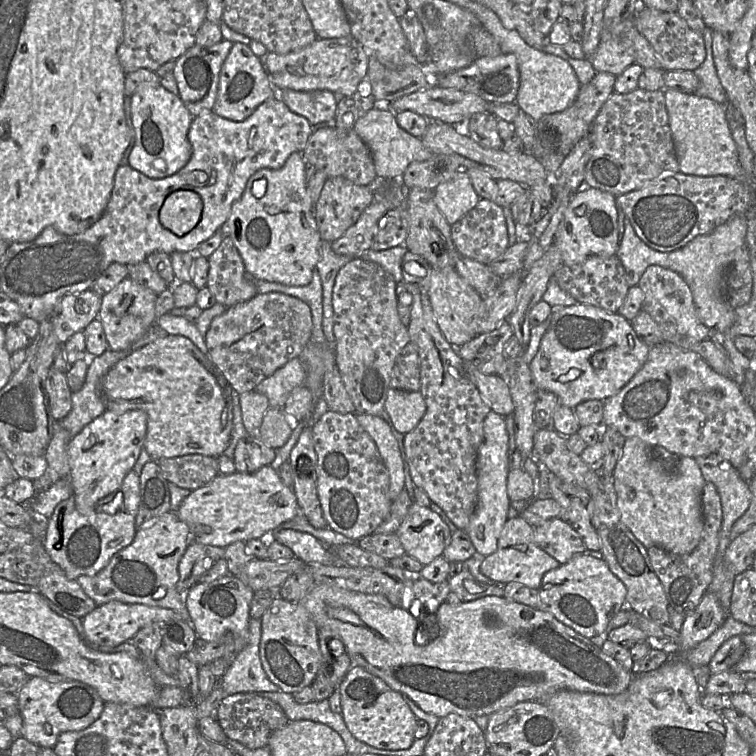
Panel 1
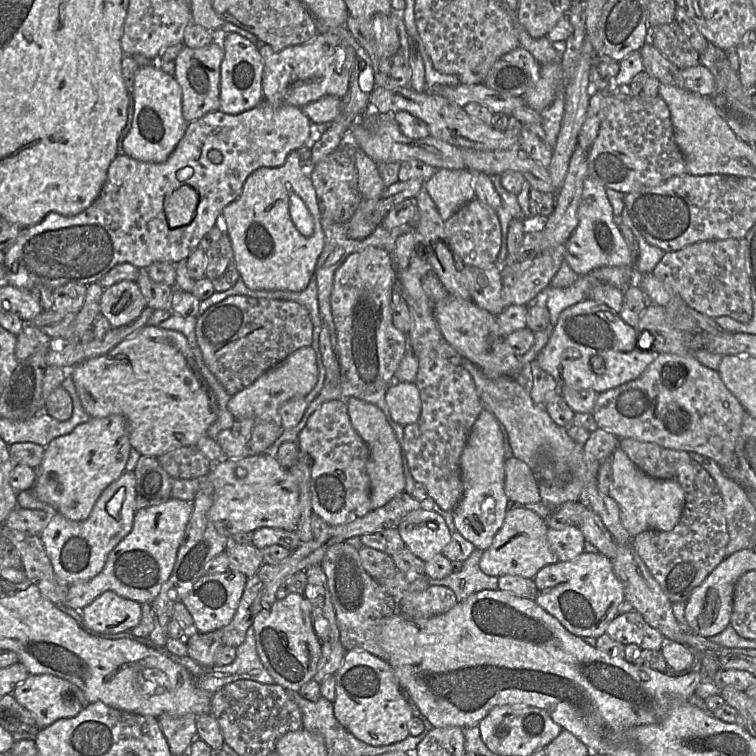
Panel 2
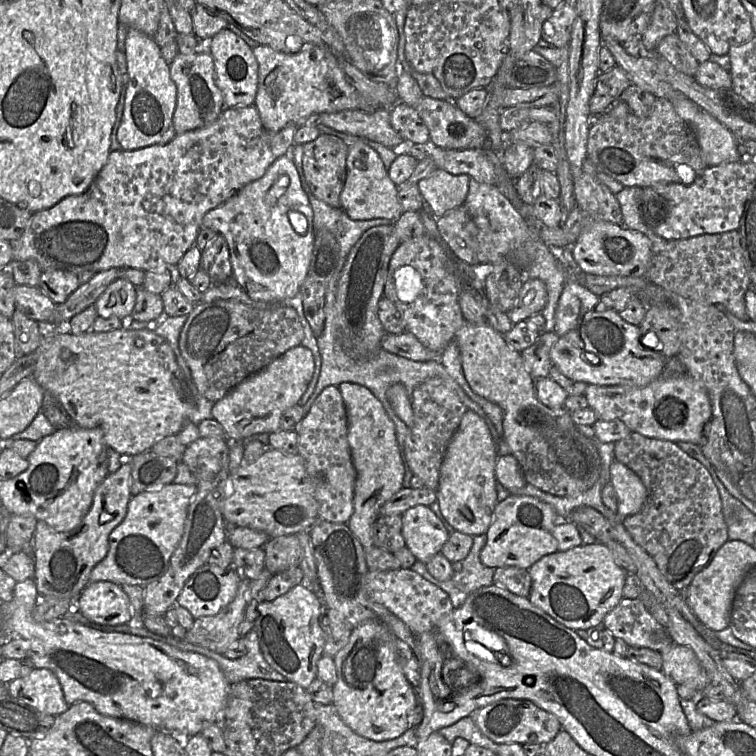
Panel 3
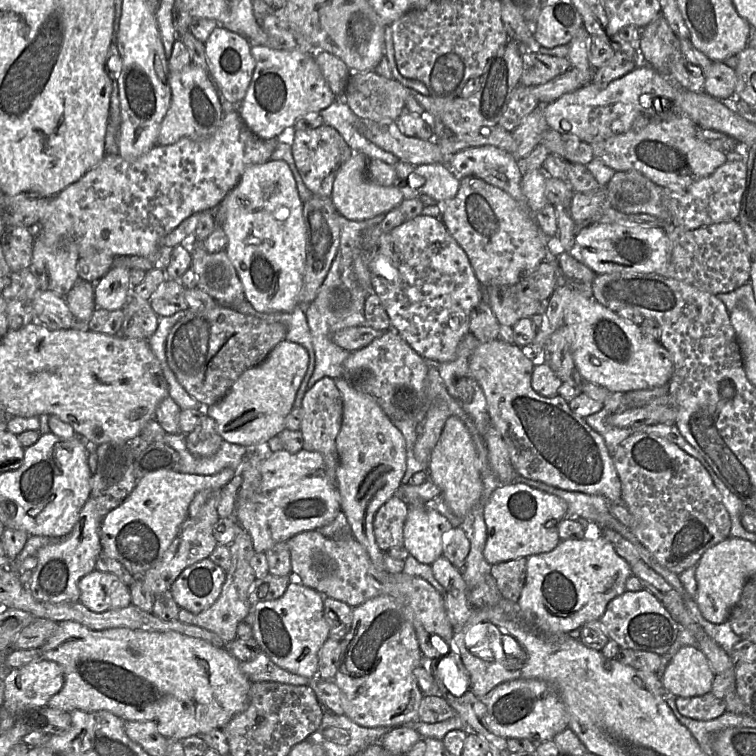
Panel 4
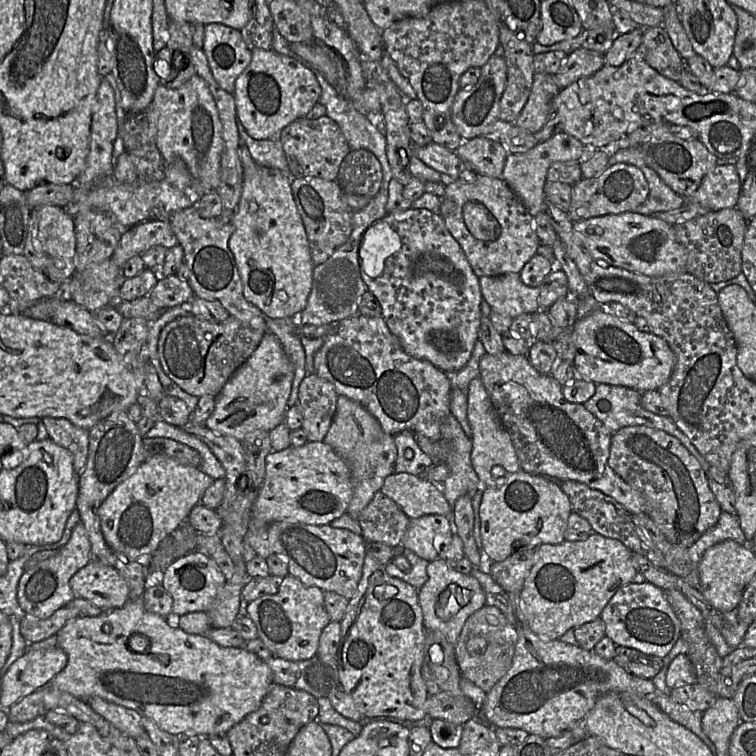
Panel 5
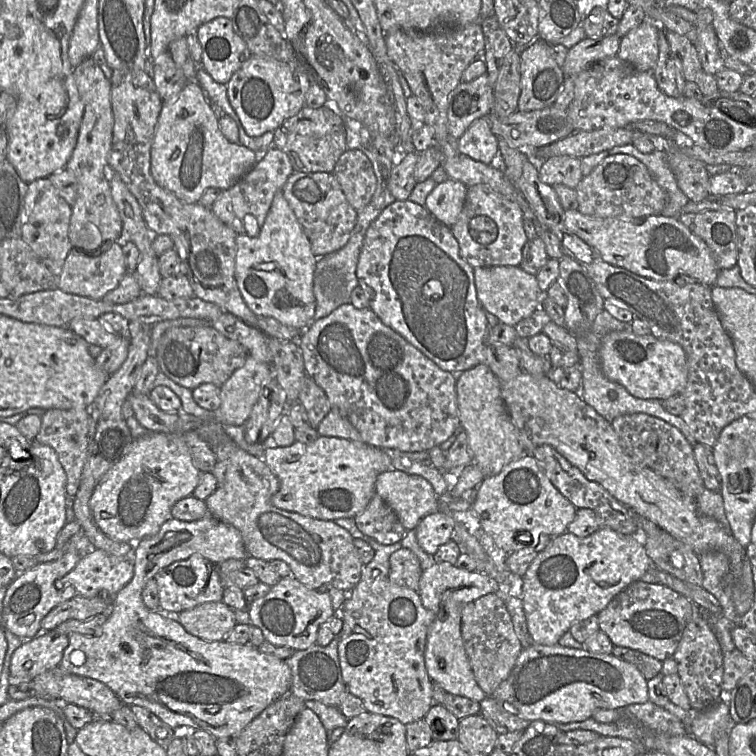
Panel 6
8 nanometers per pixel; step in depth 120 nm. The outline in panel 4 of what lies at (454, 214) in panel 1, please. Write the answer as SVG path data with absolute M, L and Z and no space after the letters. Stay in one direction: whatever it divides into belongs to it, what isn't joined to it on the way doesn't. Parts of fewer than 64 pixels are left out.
M421 164L413 168L414 175L423 179L421 194L432 197L436 202L448 201L457 194L461 178L458 178L446 164Z

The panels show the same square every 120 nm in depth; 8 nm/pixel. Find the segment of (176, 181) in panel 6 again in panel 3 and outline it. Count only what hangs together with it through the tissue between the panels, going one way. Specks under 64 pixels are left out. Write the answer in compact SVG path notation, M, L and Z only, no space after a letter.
M208 50L190 55L178 52L169 67L171 79L177 87L176 106L172 117L176 135L213 123L224 109L224 100L214 80L214 62Z

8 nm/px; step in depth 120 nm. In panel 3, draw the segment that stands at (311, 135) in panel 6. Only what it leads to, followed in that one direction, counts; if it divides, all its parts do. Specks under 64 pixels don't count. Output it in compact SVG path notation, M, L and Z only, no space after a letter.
M326 133L303 144L305 180L316 198L335 208L340 208L348 150L349 146L340 137Z

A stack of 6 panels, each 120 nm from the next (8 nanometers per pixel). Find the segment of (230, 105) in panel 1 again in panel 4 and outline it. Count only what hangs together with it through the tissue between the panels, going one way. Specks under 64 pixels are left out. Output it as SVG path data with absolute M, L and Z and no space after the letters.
M217 26L204 45L208 60L209 74L219 94L222 99L238 106L246 95L255 69L255 60L251 55L250 42L239 33L226 29L223 26Z

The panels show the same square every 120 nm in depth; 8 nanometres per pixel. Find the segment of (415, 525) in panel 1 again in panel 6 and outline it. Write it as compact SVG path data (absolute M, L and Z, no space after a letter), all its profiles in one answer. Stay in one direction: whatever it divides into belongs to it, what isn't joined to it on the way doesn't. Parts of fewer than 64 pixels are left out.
M439 511L424 517L416 527L416 538L420 547L429 555L434 555L440 546L452 538L454 520Z

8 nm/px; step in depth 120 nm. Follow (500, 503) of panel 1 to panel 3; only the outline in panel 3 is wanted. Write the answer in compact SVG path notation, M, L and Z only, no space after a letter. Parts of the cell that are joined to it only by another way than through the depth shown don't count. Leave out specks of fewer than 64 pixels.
M467 410L445 452L436 490L440 510L454 530L472 537L487 533L498 503L497 459L496 446L486 421Z

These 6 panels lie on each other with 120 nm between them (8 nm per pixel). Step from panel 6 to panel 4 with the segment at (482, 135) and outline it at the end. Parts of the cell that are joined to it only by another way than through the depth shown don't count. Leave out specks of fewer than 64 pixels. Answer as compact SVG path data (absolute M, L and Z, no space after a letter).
M492 145L459 151L447 165L458 177L477 177L497 187L530 211L521 189L522 173L514 156Z

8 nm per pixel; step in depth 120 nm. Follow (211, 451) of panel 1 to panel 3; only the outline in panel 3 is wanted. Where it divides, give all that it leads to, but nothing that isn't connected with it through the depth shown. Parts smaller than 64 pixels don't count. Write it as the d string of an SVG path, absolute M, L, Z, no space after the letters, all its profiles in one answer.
M150 326L146 329L140 329L140 330L134 330L134 329L123 328L123 327L120 329L116 329L114 331L109 331L109 332L93 332L93 331L89 330L89 331L84 332L79 335L70 333L66 328L64 328L64 329L45 329L45 331L43 331L42 342L41 342L40 346L35 350L35 353L36 353L36 363L35 363L35 367L34 367L31 377L33 379L35 379L35 381L44 389L45 393L52 394L60 402L60 404L63 406L63 408L67 412L69 418L71 419L71 424L81 427L81 428L87 428L87 429L100 428L103 432L104 442L108 446L108 448L113 449L117 453L124 455L124 456L132 457L133 455L151 450L153 445L157 441L161 440L162 438L164 438L166 436L171 436L171 435L177 436L177 434L181 431L184 423L187 420L189 420L190 415L197 408L197 397L200 396L203 398L203 396L199 394L192 378L185 377L184 373L178 367L175 354L174 354L172 348L170 347L169 343L163 337L155 334L153 332L153 329Z

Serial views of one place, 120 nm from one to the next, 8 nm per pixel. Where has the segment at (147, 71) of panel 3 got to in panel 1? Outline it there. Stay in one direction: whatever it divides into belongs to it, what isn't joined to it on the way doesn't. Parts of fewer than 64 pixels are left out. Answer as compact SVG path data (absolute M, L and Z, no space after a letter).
M161 84L139 88L131 101L134 138L128 156L128 165L152 179L171 176L182 169L192 156L192 147L188 140L188 132L193 116L181 100L179 95L166 90Z

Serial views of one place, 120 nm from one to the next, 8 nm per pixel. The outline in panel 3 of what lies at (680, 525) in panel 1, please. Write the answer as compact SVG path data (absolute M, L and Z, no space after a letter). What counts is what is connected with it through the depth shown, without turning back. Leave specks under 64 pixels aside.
M616 459L610 466L610 483L617 495L618 512L624 518L638 513L647 500L647 489L639 476Z

